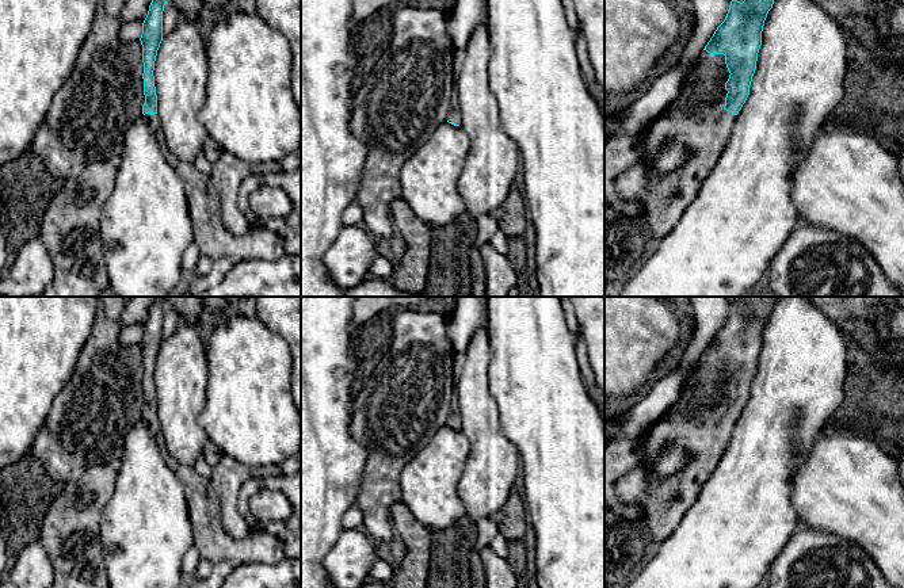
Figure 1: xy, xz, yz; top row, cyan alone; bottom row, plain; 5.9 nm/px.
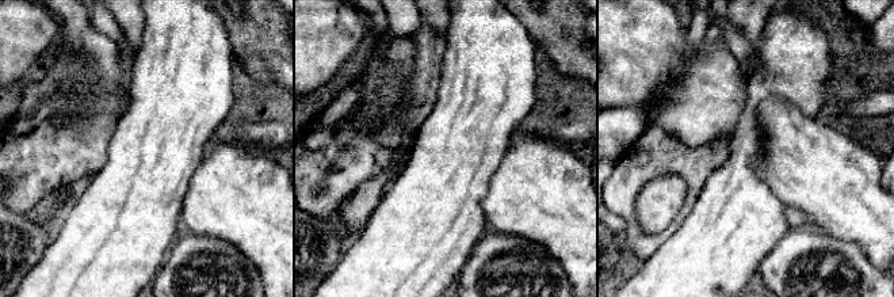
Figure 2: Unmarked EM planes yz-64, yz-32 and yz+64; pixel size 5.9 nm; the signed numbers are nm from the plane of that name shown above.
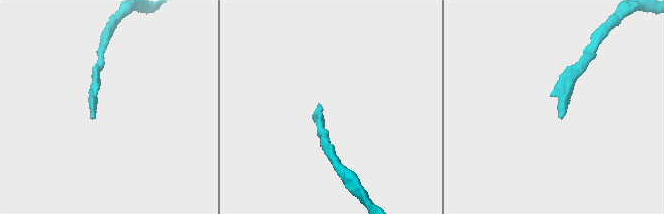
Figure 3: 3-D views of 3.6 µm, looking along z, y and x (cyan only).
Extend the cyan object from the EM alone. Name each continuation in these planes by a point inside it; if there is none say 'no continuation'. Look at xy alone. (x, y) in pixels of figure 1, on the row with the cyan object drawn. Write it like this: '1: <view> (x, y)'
1: xy (209, 233)

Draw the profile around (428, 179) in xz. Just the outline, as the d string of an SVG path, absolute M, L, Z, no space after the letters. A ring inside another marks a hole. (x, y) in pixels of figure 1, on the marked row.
M446 121L400 169L401 199L434 230L450 229L465 217L458 179L469 150L468 134Z

